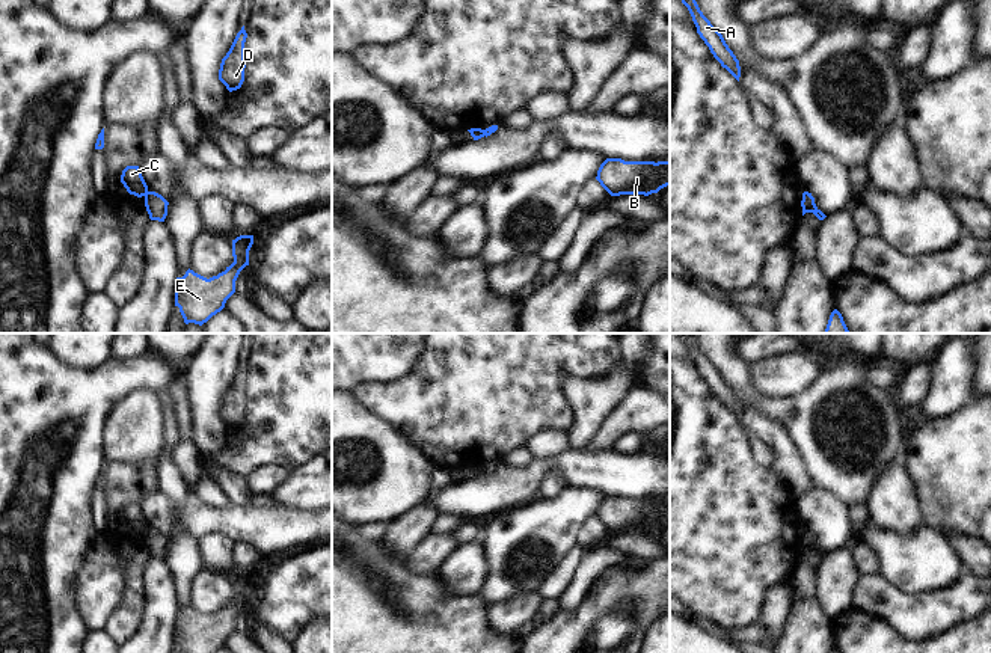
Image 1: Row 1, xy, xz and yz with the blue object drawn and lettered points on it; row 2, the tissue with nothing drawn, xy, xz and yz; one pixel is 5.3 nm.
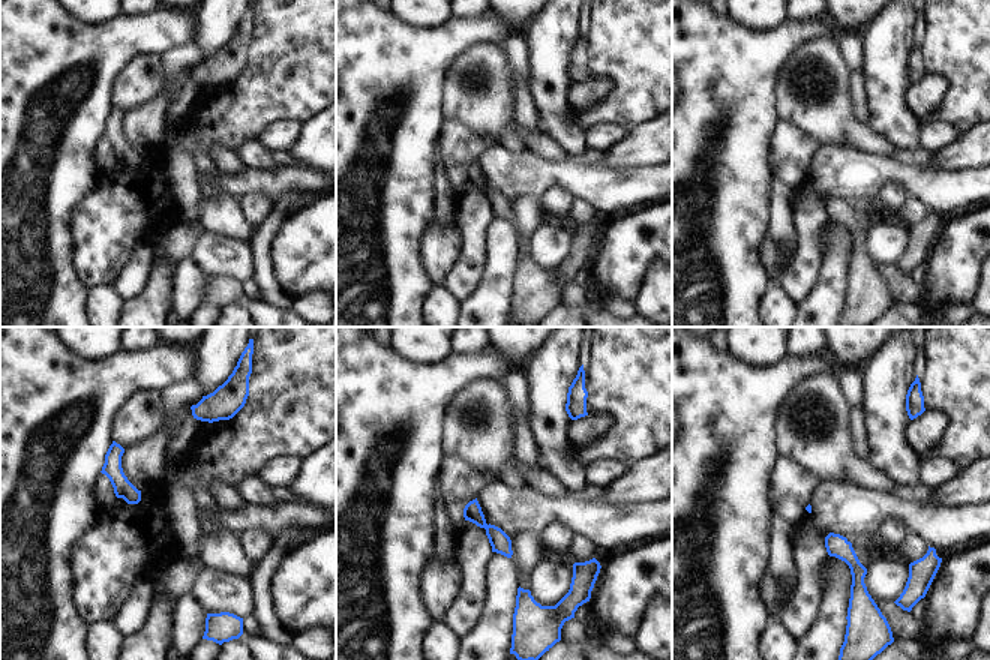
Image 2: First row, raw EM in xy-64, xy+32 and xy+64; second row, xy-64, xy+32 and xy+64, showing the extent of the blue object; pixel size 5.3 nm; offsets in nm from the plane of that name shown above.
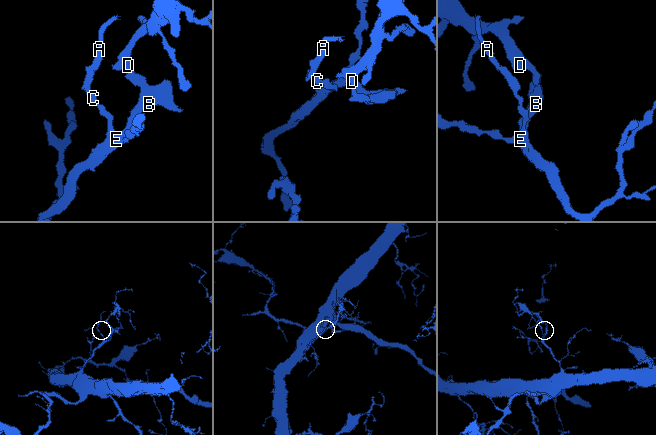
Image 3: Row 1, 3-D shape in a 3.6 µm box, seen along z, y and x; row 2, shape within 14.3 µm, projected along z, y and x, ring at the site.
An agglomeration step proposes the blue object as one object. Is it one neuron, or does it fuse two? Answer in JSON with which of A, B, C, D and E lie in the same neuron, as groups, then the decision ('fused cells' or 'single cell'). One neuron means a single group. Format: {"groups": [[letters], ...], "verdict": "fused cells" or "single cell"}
{"groups": [["A", "C"], ["B", "D", "E"]], "verdict": "fused cells"}

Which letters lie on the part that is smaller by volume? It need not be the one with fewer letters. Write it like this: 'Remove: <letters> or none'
Remove: A, C

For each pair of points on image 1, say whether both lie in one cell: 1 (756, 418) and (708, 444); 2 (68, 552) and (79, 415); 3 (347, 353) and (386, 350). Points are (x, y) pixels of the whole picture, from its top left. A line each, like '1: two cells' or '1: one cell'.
1: two cells
2: one cell
3: one cell

